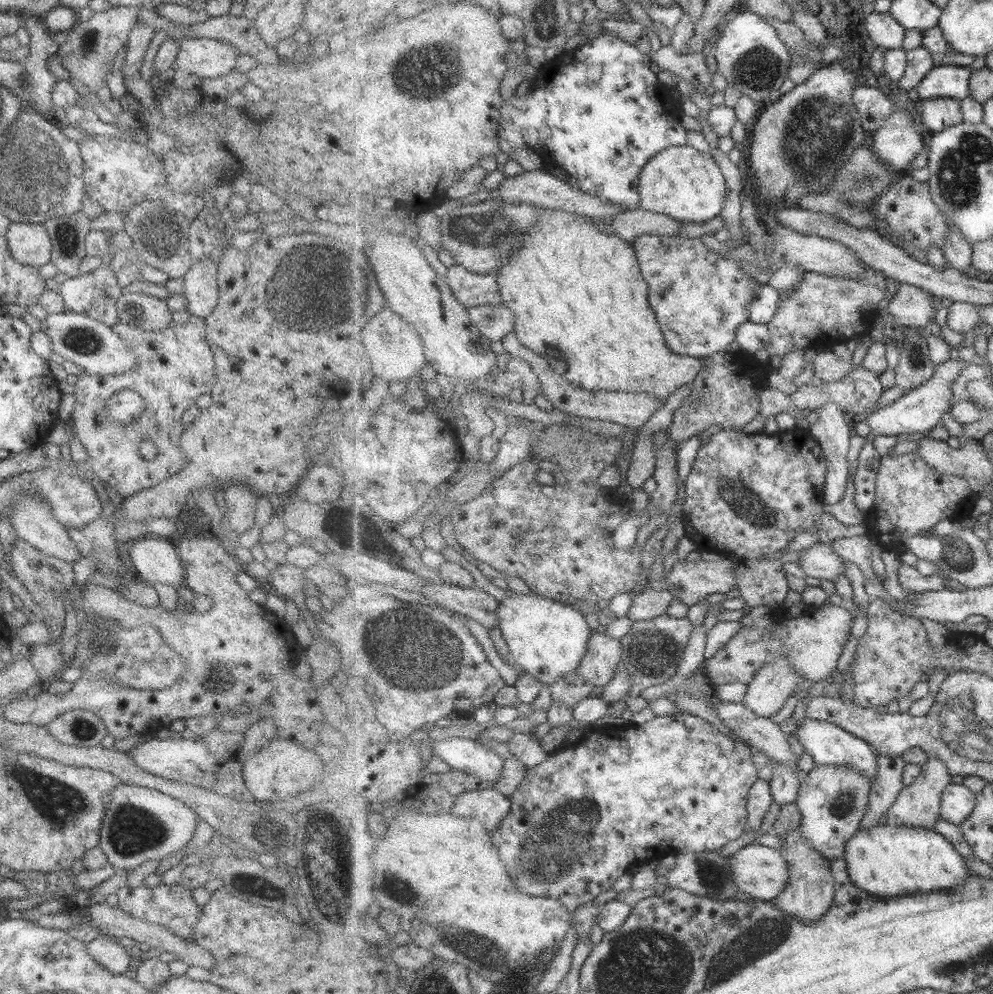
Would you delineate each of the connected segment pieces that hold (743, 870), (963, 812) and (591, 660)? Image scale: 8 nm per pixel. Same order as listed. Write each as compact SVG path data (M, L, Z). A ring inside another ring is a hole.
M758 842L739 849L728 858L728 862L732 868L732 880L738 890L755 899L774 901L790 879L790 863L782 851L762 846Z
M951 783L942 796L942 819L957 826L964 823L975 810L976 798L967 786Z
M597 630L590 634L586 655L579 665L578 674L589 684L605 688L616 676L623 658L624 644L621 639L603 634Z

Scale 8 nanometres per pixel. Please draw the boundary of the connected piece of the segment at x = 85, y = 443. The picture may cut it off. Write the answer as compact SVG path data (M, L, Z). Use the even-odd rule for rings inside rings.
M189 315L184 324L170 321L165 328L155 331L142 331L121 321L110 327L135 355L136 365L113 376L81 373L74 384L75 401L70 418L74 434L87 453L90 469L124 499L163 482L183 468L180 436L185 426L181 424L181 414L197 396L209 392L216 369L201 317ZM125 389L137 392L142 398L141 414L129 424L118 423L106 415L106 400ZM147 440L157 450L150 460L137 453L139 444Z

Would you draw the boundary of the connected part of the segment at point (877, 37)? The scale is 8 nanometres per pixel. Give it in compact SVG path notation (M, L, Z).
M889 11L872 12L868 15L867 26L870 37L879 47L891 50L903 48L907 29Z

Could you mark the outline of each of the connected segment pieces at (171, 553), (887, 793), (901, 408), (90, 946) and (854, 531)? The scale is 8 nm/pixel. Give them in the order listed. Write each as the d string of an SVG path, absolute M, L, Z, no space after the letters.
M141 538L129 550L129 559L137 570L139 580L152 585L183 585L185 572L176 548L165 539Z
M873 746L878 756L878 773L872 786L872 795L867 815L862 821L862 828L873 828L881 824L891 806L904 787L904 772L908 765L901 756L890 757L882 755L877 746Z
M961 359L958 362L948 360L939 364L936 373L924 385L919 385L892 403L873 410L865 420L871 432L876 435L897 436L915 434L915 432L927 433L932 428L938 427L945 411L951 409L954 380L958 378L965 365L967 364Z
M101 936L84 943L88 955L106 971L124 974L129 966L130 956L127 948L122 947L115 938Z
M720 430L709 437L707 445L699 448L691 472L685 481L685 502L683 504L685 536L694 543L697 549L701 552L721 554L721 556L725 555L726 557L737 556L741 558L741 562L749 560L761 560L761 562L763 562L763 560L771 560L770 556L772 554L783 552L783 550L787 552L788 546L791 544L793 538L807 531L807 529L815 528L817 536L819 536L819 542L827 544L831 544L831 542L837 540L837 538L851 538L864 534L863 525L843 525L833 518L830 513L823 511L823 480L827 478L829 464L826 459L826 453L824 450L821 450L821 444L817 444L817 442L811 438L811 434L809 434L809 458L811 458L811 460L807 462L807 456L805 456L805 452L803 452L803 448L801 448L801 446L803 446L803 444L801 444L803 440L793 440L793 442L795 442L795 444L793 444L793 452L791 452L789 444L783 444L783 438L779 438L779 433L765 436L765 434L741 434L741 432L735 432L735 430L733 430L733 432L731 432L731 430L729 430L729 432Z

